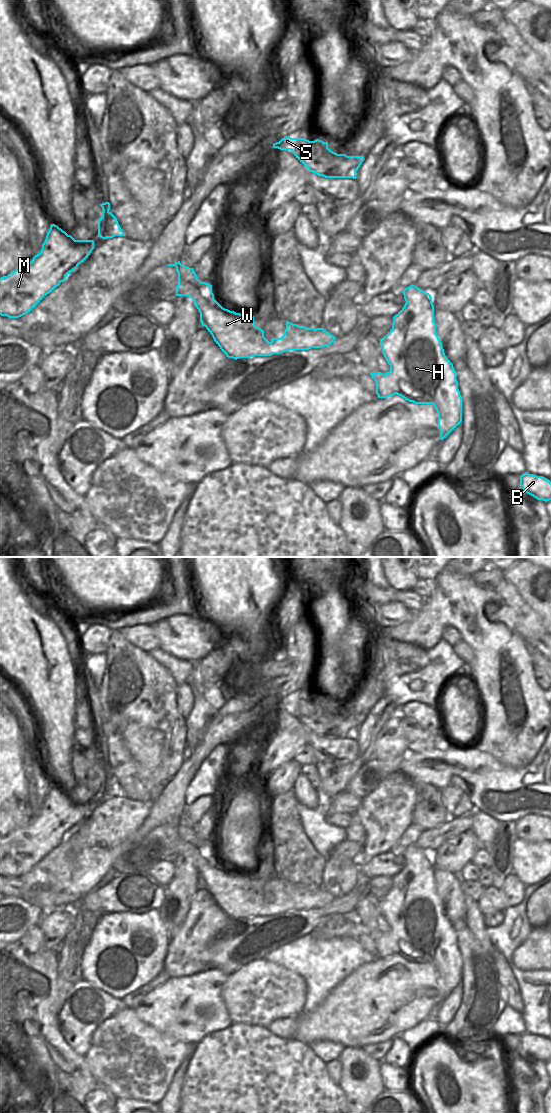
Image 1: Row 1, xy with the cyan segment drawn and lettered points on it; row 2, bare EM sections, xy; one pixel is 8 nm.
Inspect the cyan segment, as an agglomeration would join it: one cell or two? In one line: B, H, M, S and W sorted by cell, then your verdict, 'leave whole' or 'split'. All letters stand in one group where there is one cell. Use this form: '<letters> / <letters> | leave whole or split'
B H W / M S | split

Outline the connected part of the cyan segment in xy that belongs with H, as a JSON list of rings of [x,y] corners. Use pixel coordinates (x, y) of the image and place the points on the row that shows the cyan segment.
[[[415,285],[405,288],[402,293],[406,303],[393,317],[392,329],[380,340],[390,371],[385,374],[370,372],[370,375],[376,383],[378,398],[397,394],[415,404],[433,404],[438,413],[440,439],[443,440],[462,422],[462,397],[456,371],[436,333],[431,295]]]

